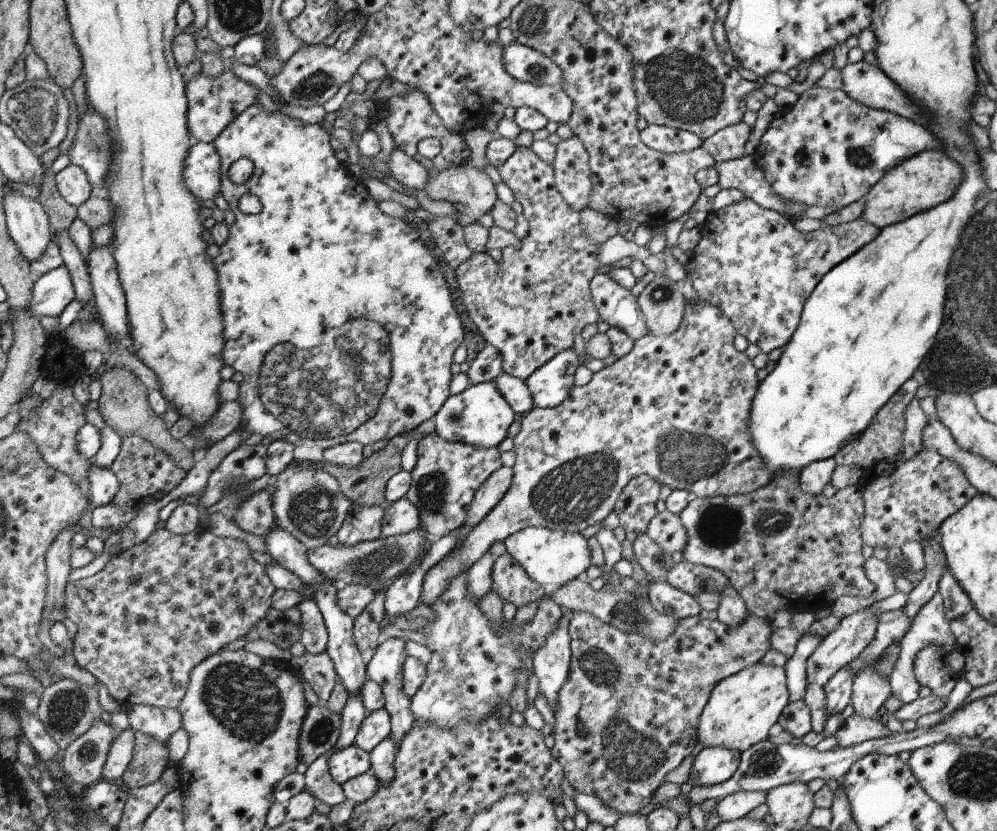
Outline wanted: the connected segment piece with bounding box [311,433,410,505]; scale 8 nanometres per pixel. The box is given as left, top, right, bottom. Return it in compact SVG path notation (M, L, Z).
M409 433L396 435L388 441L388 445L379 451L373 452L369 458L364 460L354 469L347 469L328 462L311 462L317 469L326 469L339 482L341 491L349 497L354 503L359 505L384 505L385 486L388 480L395 474L398 474L403 468L401 467L401 458L403 450L410 440Z

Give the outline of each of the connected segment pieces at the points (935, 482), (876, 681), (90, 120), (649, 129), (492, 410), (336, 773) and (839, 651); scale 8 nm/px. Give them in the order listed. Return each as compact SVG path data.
M910 377L880 408L869 427L833 456L838 465L858 465L864 470L860 484L865 506L861 537L863 544L872 548L888 550L892 546L901 547L907 540L916 540L923 546L923 540L934 529L940 528L944 520L980 494L958 463L934 449L923 448L909 461L900 460L904 413L918 387L918 382Z
M879 658L875 661L874 665L861 670L853 680L853 691L851 694L852 708L854 708L857 715L863 716L867 719L881 719L883 718L883 704L886 699L891 695L891 686L888 680L880 673L877 672L875 666Z
M92 108L85 115L80 115L74 144L67 154L71 164L80 166L86 172L91 185L96 188L105 186L110 162L110 134L106 120L96 114Z
M647 125L639 132L639 137L646 146L665 154L690 152L703 143L693 132L666 125Z
M495 382L470 385L464 392L450 395L442 408L434 415L435 432L447 441L463 442L478 448L497 448L508 436L510 424L516 420L516 414L506 402Z
M355 742L335 750L328 759L331 777L340 784L355 776L364 774L372 767L370 753L360 748Z
M864 609L845 616L833 631L830 631L818 648L807 658L806 676L810 682L824 686L836 672L849 665L874 638L879 616L876 612Z

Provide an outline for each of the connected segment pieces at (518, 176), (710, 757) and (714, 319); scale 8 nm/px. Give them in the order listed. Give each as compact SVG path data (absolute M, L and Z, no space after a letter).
M516 147L498 170L502 181L512 190L515 200L522 204L523 214L529 221L528 235L521 240L520 249L505 247L501 250L500 264L486 252L473 253L466 262L455 268L456 282L462 291L462 302L468 317L487 344L494 346L502 355L503 372L525 381L559 352L572 347L574 336L581 333L587 324L601 321L589 287L599 267L599 245L588 240L580 224L580 213L570 208L555 188L552 165L538 158L530 147Z
M704 748L695 756L688 783L709 787L726 782L736 772L740 759L741 753L737 750Z
M698 297L696 302L686 301L685 299L685 318L680 324L680 328L670 336L655 337L647 334L635 341L632 350L626 356L620 357L613 364L606 365L600 371L592 375L592 379L586 385L573 386L570 394L554 408L536 408L534 407L528 414L523 416L521 429L514 437L517 459L513 466L513 479L508 492L498 501L498 504L465 536L463 543L452 549L444 559L436 563L423 578L423 587L419 604L433 605L451 580L459 574L464 573L476 564L485 555L494 542L502 542L511 534L520 532L528 527L544 527L555 531L579 533L596 524L602 522L610 512L615 510L615 502L618 500L622 489L634 477L647 474L655 478L661 485L667 484L672 490L684 489L690 493L690 498L698 497L706 499L707 497L728 496L750 494L759 488L765 487L773 478L766 463L763 463L758 449L755 449L749 427L751 402L756 396L759 384L756 375L756 368L746 353L738 351L734 347L734 337L737 332L731 320L723 314L722 309L707 303L704 299Z

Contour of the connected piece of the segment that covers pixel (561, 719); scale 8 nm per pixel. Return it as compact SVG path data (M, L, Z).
M573 612L569 624L569 633L571 636L571 663L567 681L557 692L557 701L553 708L555 725L553 735L555 743L551 749L552 756L562 765L563 774L566 780L573 786L574 790L585 795L596 795L602 802L611 809L628 815L629 813L638 813L648 803L653 801L655 790L664 783L664 776L671 770L674 770L690 752L694 750L697 740L695 739L699 718L703 708L710 698L713 688L726 677L741 671L750 665L755 665L768 652L770 645L771 626L752 614L740 627L735 629L721 624L716 620L705 619L698 616L683 618L679 620L676 630L663 641L653 641L648 637L638 634L624 632L622 629L610 626L602 622L598 617L587 612Z

